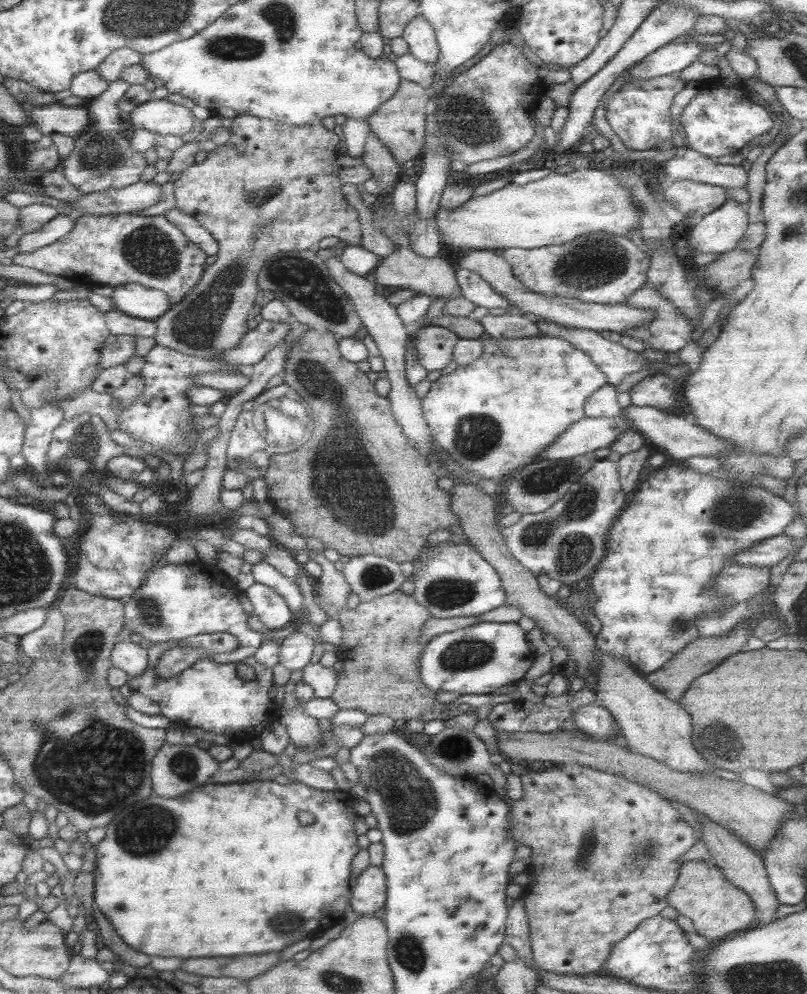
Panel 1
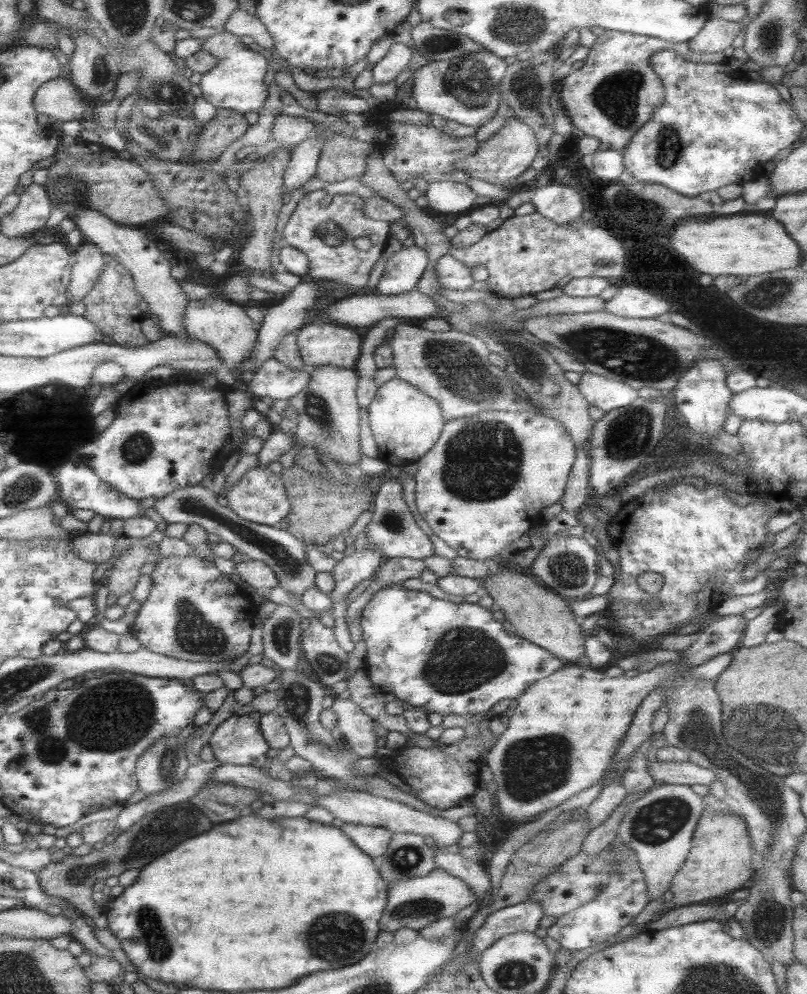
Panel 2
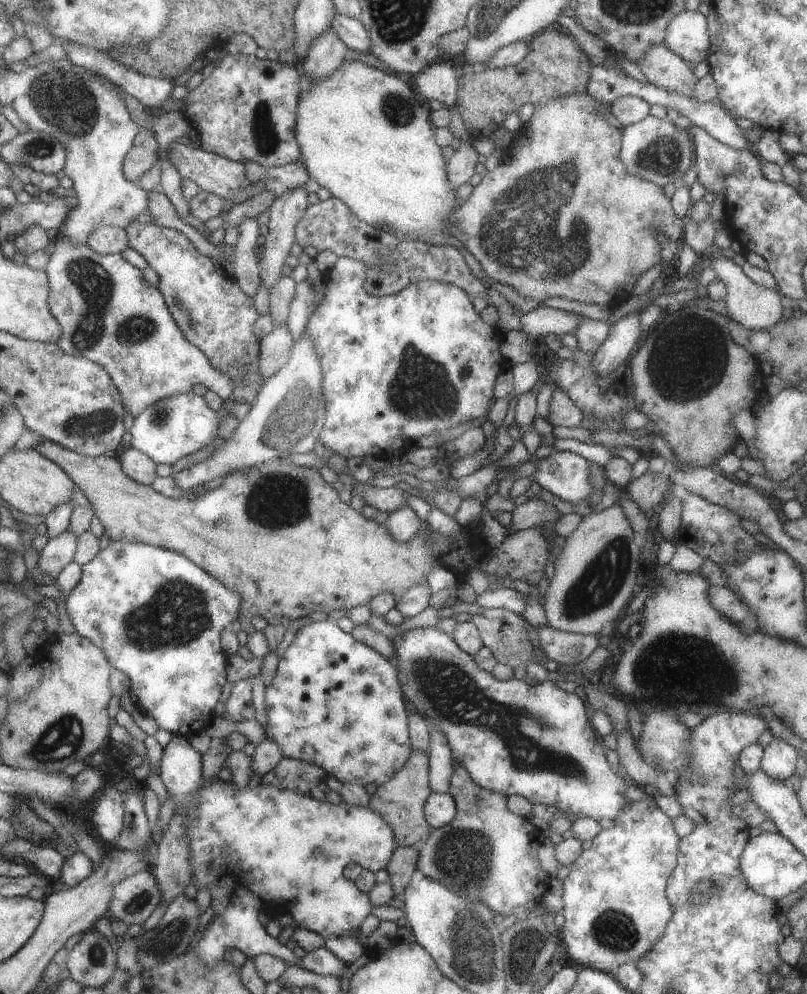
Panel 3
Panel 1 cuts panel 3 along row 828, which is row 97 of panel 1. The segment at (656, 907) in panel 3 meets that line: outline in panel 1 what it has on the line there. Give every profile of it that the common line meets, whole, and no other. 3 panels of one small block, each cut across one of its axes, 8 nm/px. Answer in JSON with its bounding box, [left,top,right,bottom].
[604,73,687,150]

